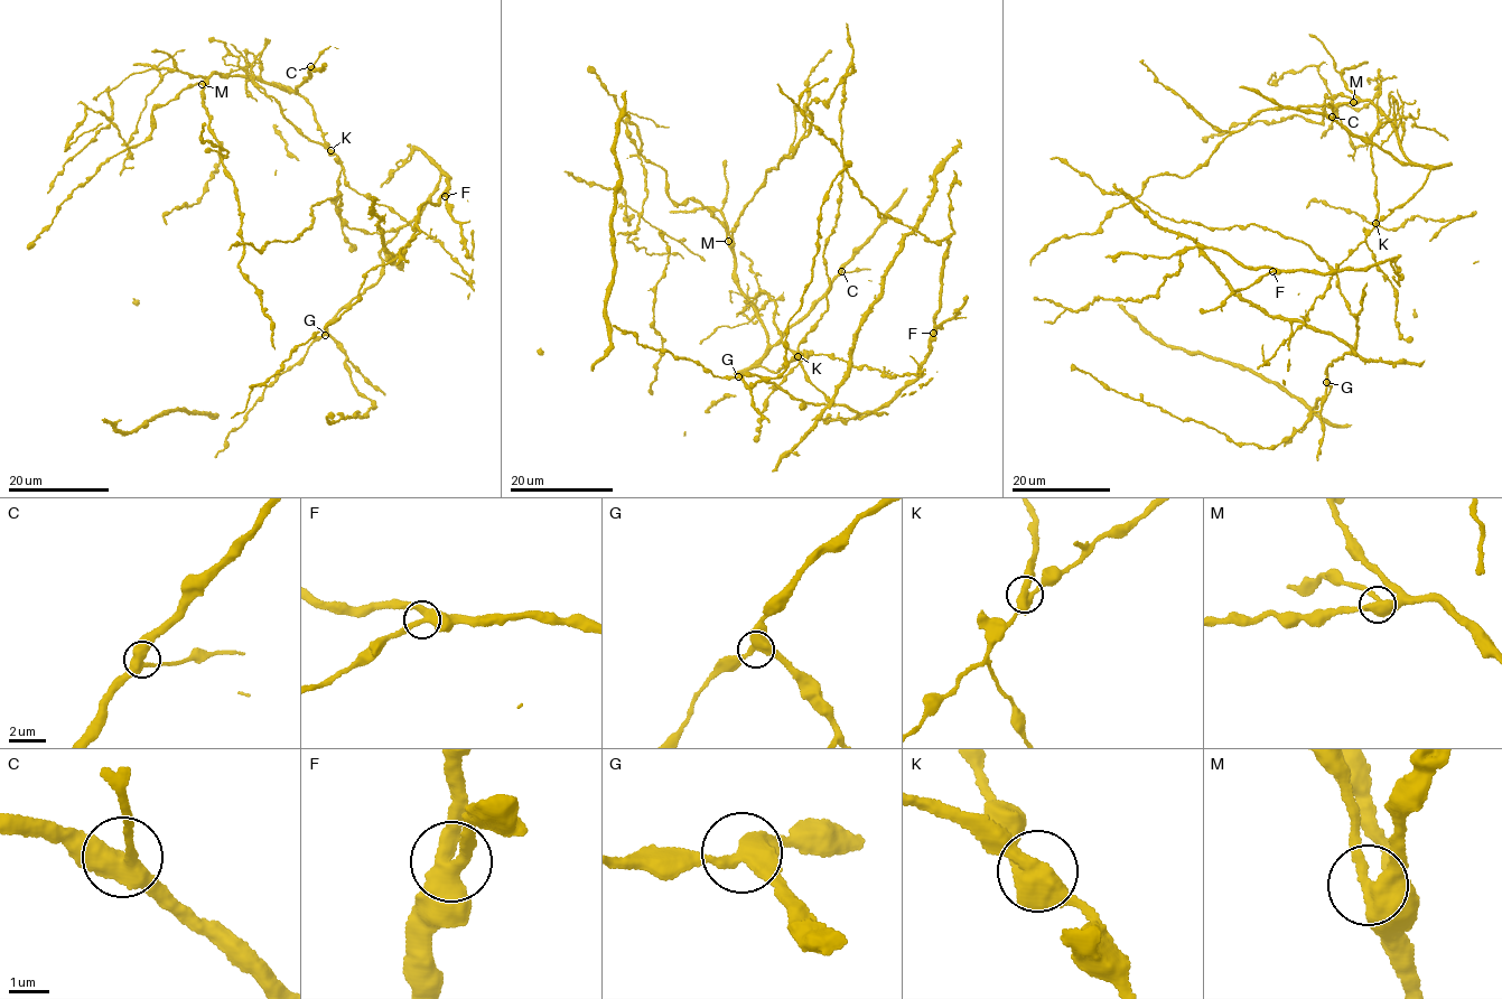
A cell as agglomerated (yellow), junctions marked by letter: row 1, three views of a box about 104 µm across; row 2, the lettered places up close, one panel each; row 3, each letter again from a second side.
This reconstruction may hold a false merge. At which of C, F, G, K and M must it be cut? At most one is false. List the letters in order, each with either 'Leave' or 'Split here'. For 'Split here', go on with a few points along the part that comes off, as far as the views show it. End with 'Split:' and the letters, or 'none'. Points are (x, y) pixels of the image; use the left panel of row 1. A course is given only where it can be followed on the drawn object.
C: Leave
F: Leave
G: Leave
K: Split here
M: Leave
Split: K

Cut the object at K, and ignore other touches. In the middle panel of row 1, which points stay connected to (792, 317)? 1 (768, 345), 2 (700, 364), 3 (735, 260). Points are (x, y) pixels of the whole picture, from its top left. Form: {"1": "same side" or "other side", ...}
{"1": "same side", "2": "same side", "3": "same side"}

